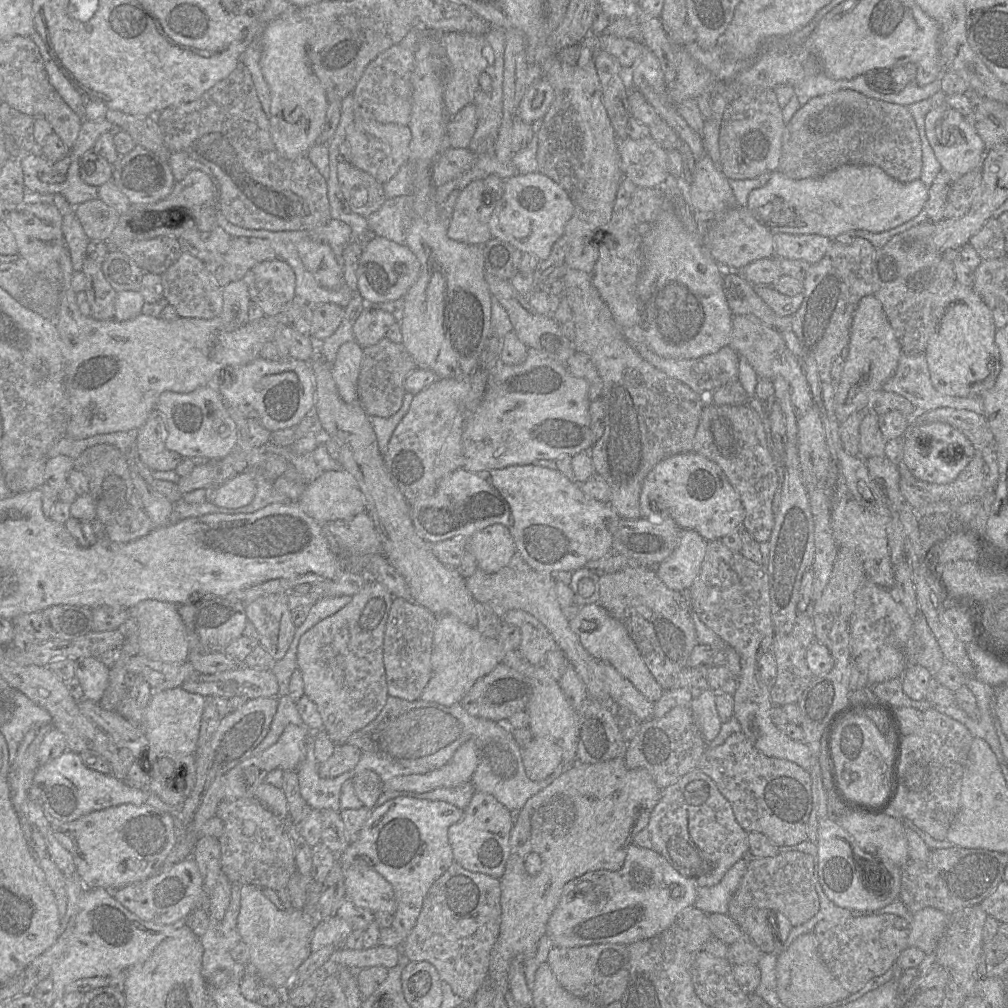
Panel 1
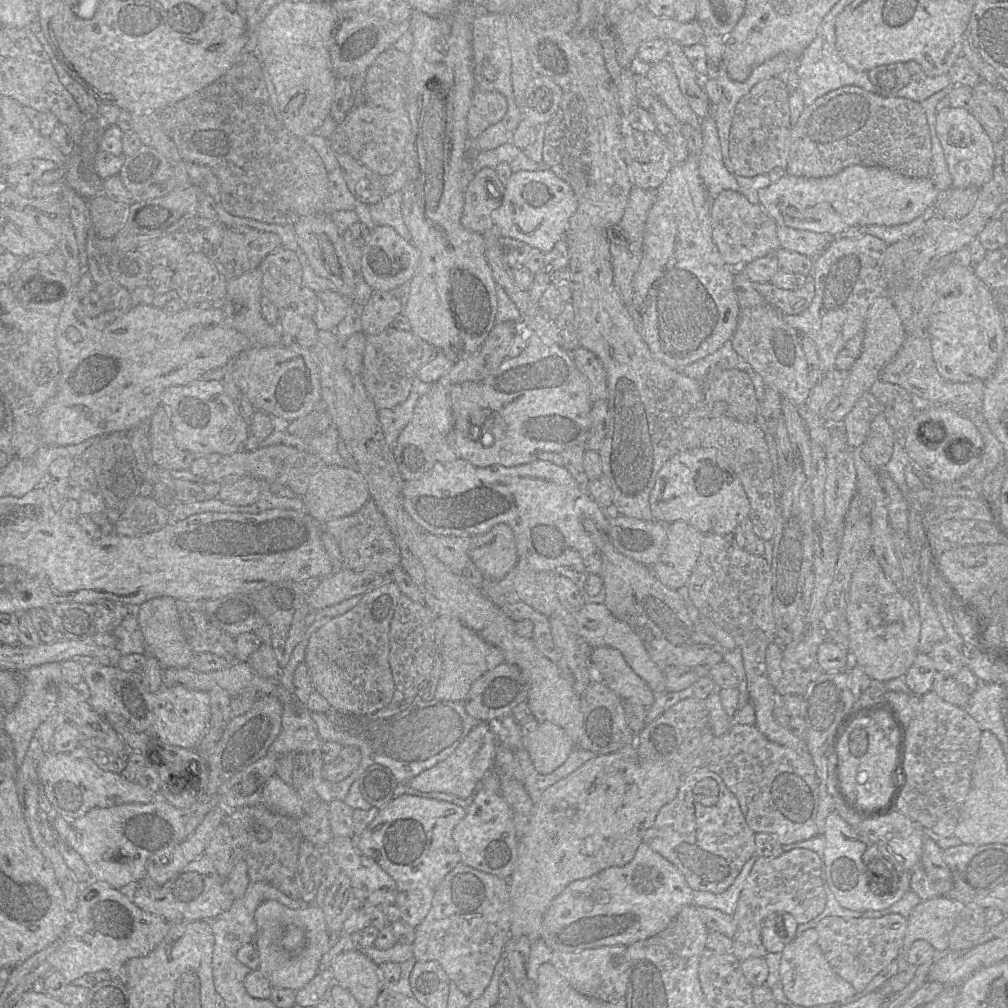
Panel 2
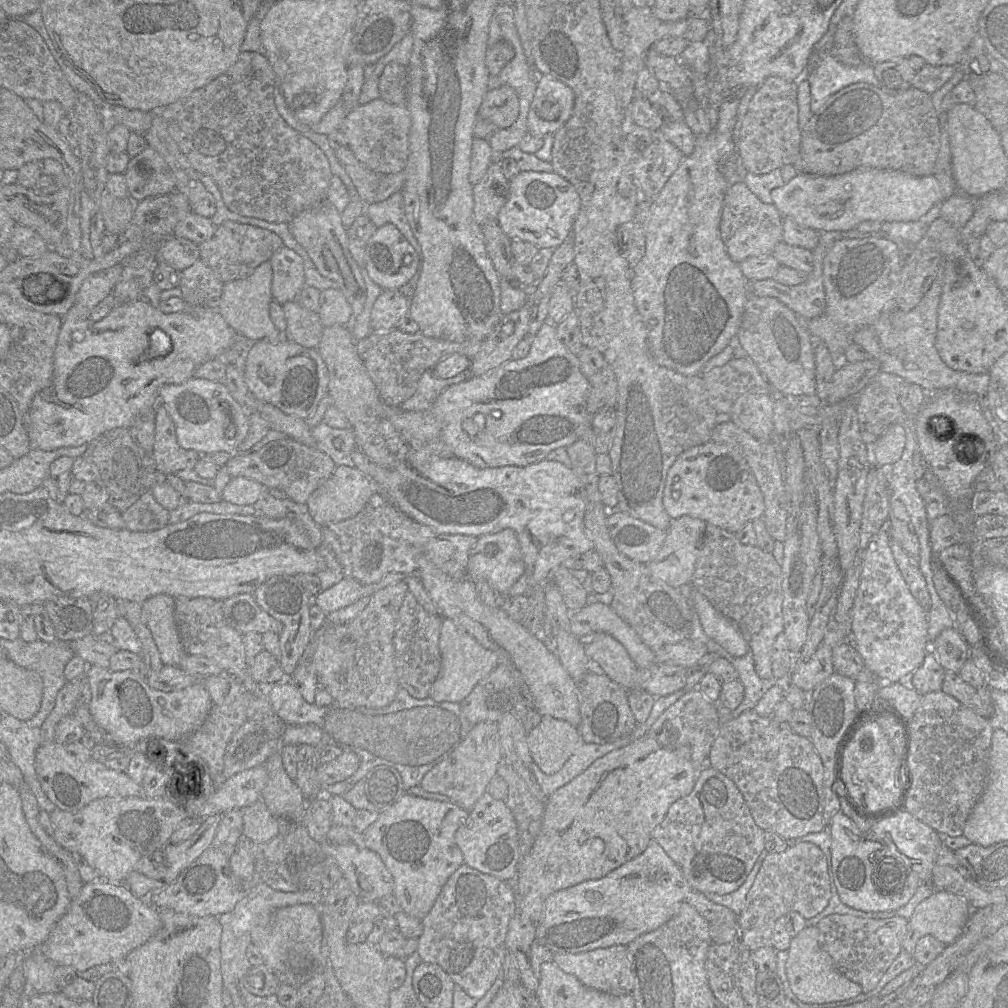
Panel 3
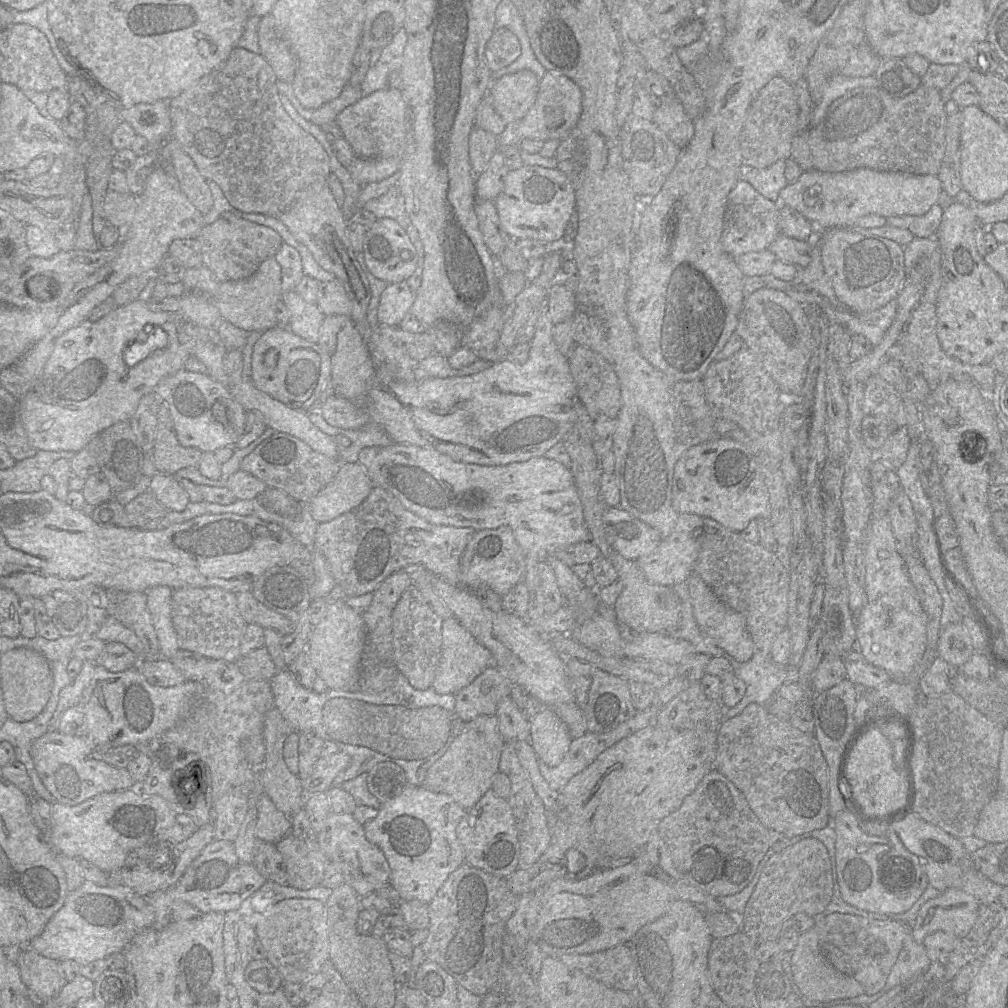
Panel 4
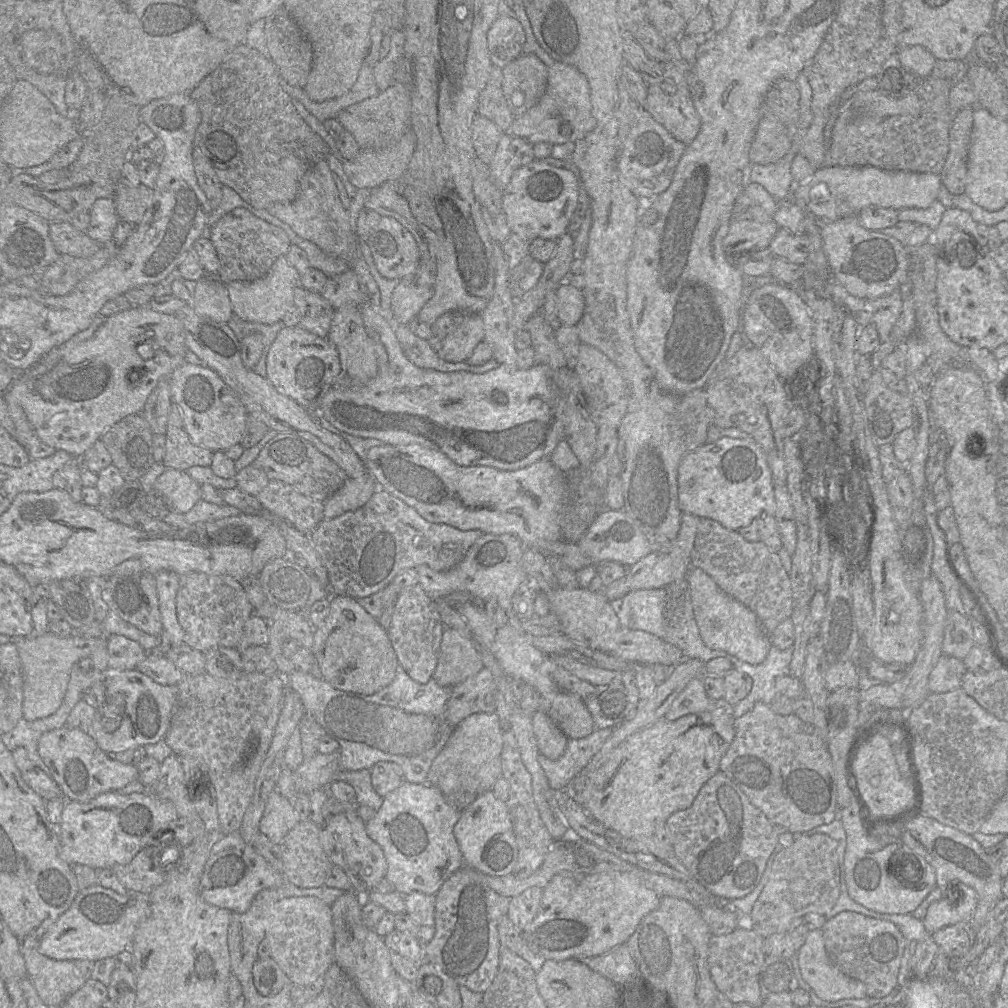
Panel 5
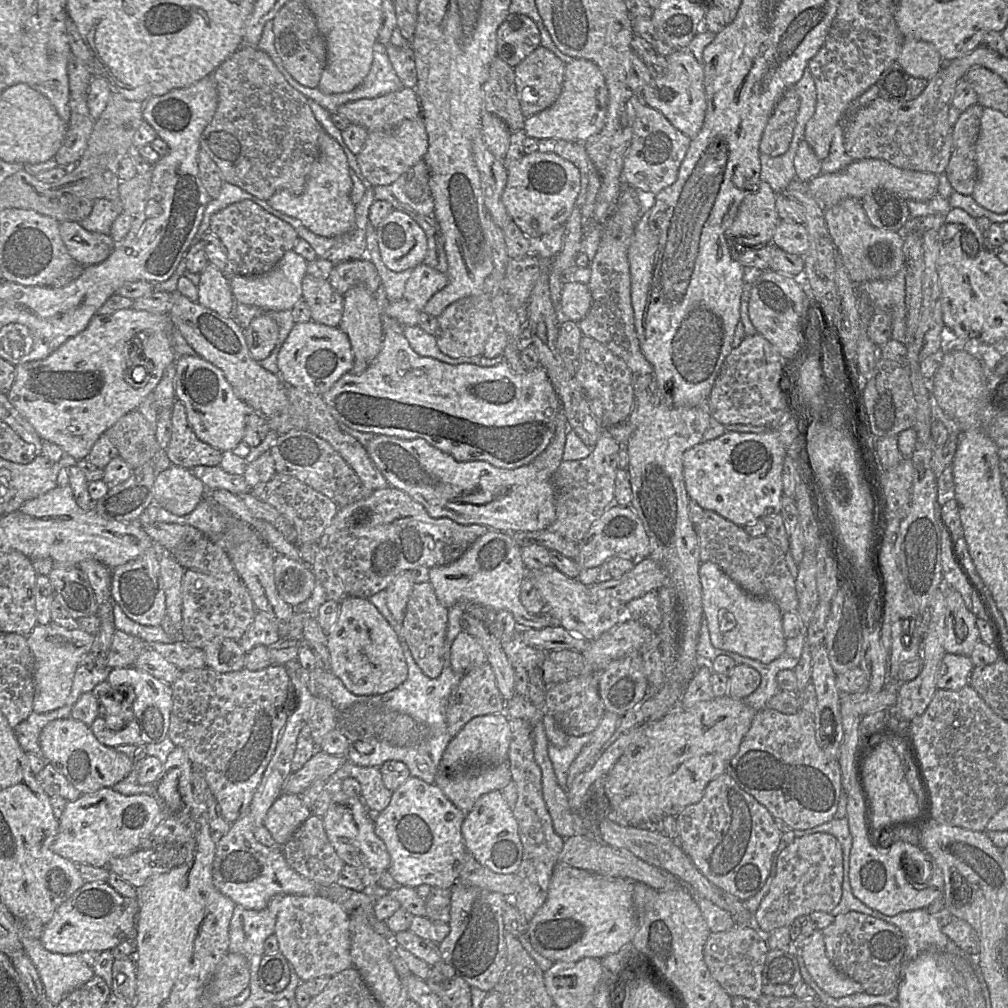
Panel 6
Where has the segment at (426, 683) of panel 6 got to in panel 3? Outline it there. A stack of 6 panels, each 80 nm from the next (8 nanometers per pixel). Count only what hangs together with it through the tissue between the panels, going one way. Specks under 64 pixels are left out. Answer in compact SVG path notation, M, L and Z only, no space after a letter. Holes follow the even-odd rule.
M290 676L286 677L286 680L280 681L278 683L272 684L272 685L260 685L264 687L264 693L267 699L271 703L271 707L273 709L273 712L281 718L286 725L301 725L301 724L315 724L319 727L321 731L321 745L326 744L332 744L335 745L341 750L351 750L355 752L359 756L359 766L357 770L351 775L354 778L354 782L357 782L361 780L365 774L371 770L373 767L383 764L383 765L389 765L398 770L398 772L401 775L403 784L406 788L410 788L412 786L417 786L420 784L422 778L424 775L437 763L445 759L452 751L453 749L465 738L466 734L470 731L472 726L474 725L472 722L470 722L462 713L461 710L461 704L458 702L449 702L449 701L443 701L443 702L436 702L429 696L422 699L417 699L412 697L403 687L399 686L397 689L397 692L395 694L394 699L387 704L384 707L381 708L367 708L362 706L353 706L349 703L339 703L335 700L331 702L331 704L327 706L317 706L314 703L308 703L304 700L302 695L293 687L292 683L289 680Z

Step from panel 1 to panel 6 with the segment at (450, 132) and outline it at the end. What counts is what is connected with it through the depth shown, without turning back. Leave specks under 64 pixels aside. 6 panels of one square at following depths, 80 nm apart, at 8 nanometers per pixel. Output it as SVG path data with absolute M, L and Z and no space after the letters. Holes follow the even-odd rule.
M539 45L514 67L517 99L525 118L549 107L562 91L565 63Z

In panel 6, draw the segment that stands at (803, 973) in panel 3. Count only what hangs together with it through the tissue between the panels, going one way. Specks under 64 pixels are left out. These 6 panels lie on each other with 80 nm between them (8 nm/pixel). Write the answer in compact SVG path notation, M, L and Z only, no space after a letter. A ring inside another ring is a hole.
M815 930L808 942L801 948L808 973L817 985L834 998L865 992L862 984L839 971L826 954L824 936Z

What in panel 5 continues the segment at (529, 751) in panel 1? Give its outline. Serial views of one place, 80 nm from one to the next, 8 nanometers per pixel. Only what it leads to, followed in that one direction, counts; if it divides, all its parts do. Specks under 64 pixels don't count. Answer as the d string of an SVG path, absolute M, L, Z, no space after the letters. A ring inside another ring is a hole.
M543 709L531 716L539 753L551 760L559 759L566 749L568 737Z

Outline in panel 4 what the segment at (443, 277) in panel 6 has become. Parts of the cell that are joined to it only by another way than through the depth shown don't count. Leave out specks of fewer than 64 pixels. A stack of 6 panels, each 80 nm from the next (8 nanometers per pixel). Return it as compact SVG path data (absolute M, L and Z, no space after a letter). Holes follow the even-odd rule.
M406 280L389 284L383 291L377 309L377 319L380 326L399 327L405 315L410 311L416 298Z

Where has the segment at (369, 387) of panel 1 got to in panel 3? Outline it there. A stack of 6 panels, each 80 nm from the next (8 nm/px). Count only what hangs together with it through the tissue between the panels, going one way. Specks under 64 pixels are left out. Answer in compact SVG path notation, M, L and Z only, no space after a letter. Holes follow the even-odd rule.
M397 328L383 332L372 331L367 338L368 348L362 356L363 364L381 401L390 406L400 406L409 399L422 373L432 369L440 360L454 353L472 359L485 340L467 339L463 342L452 342L427 337L421 332L404 333Z

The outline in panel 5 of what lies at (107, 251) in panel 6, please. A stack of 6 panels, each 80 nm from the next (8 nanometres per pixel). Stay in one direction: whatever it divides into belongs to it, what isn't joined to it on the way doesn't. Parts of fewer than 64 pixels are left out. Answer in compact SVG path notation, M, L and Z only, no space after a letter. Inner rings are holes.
M70 222L50 223L49 236L59 254L85 258L94 255L102 247Z

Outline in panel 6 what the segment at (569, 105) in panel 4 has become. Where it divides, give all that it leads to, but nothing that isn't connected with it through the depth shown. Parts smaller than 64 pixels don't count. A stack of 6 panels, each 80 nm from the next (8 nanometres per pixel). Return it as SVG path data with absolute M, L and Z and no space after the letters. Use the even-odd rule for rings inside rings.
M571 58L572 61L565 63L564 80L559 97L549 107L526 118L522 129L527 136L539 140L552 138L585 142L603 128L608 104L605 78L594 62L584 58Z

